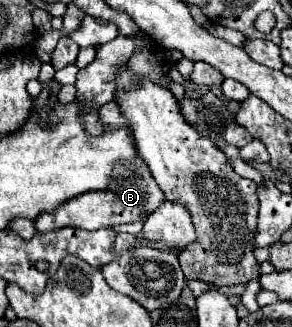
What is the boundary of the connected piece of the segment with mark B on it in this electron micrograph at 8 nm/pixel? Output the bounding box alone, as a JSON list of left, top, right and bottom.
[34,154,164,232]

